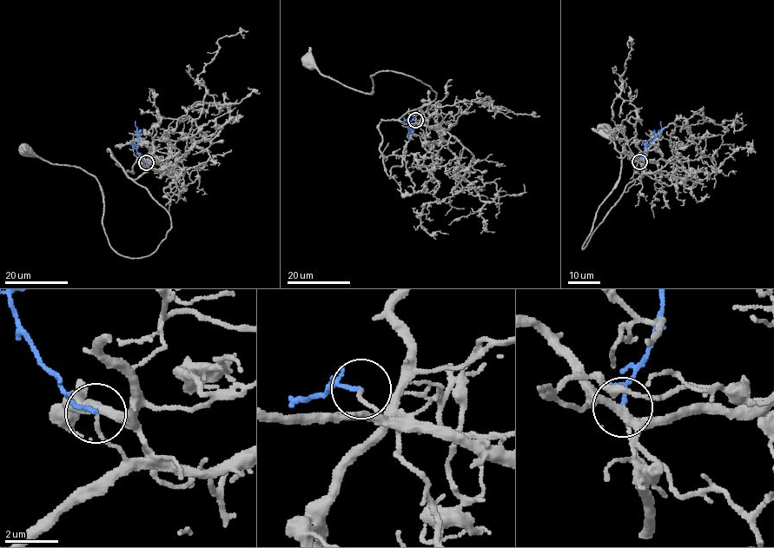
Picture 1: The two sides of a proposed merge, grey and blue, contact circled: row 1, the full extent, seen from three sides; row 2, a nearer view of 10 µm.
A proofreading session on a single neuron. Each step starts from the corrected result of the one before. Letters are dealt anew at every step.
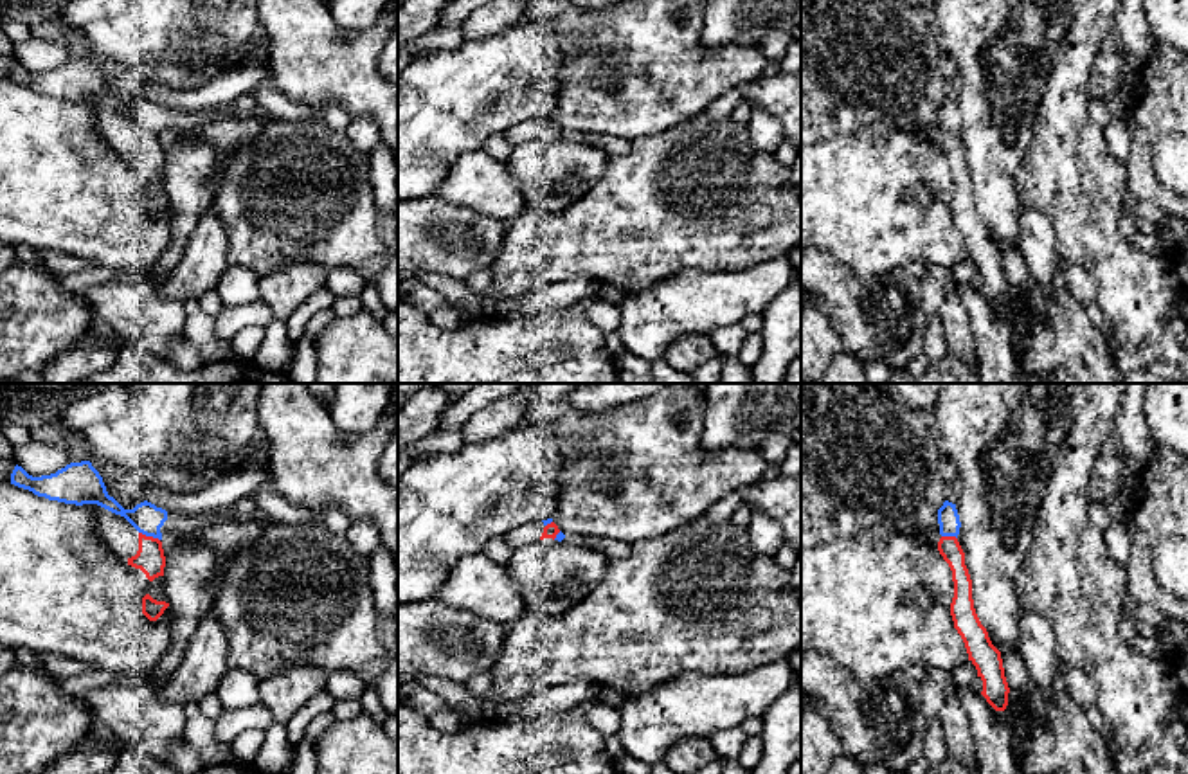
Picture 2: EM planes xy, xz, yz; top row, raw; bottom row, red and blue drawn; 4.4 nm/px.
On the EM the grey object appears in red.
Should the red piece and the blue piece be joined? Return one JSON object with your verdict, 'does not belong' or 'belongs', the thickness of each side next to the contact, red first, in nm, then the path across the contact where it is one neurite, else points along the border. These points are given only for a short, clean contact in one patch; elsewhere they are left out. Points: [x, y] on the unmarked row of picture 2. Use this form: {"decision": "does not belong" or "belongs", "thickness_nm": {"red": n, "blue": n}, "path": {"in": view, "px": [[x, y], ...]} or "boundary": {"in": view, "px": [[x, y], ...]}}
{"decision": "belongs", "thickness_nm": {"red": 130, "blue": 140}}

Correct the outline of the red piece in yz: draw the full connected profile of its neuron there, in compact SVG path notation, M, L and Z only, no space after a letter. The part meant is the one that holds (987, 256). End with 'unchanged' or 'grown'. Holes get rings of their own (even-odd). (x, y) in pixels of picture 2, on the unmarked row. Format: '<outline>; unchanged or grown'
M945 97L938 106L940 139L938 148L952 167L954 194L950 212L954 225L961 232L968 257L976 263L983 277L981 292L995 308L1008 302L1008 279L1004 274L1001 248L992 241L986 225L981 221L972 196L972 176L965 162L965 149L958 139L959 112L956 101Z; grown

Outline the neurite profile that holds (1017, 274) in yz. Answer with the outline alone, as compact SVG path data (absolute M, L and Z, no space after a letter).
M1004 241L999 245L999 248L1001 248L1008 284L1013 292L1022 295L1026 292L1026 286L1030 281L1030 270L1028 270L1026 263L1022 261L1022 256L1021 256L1017 245Z

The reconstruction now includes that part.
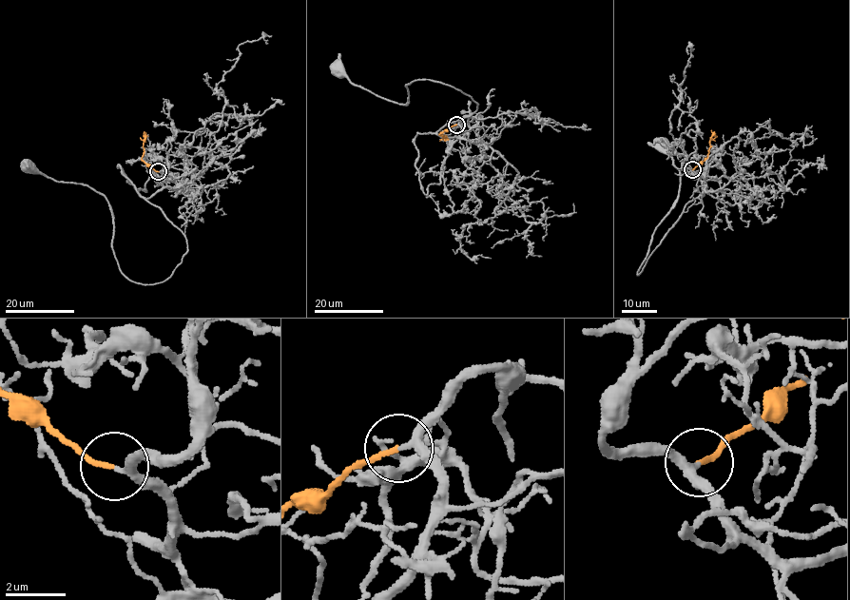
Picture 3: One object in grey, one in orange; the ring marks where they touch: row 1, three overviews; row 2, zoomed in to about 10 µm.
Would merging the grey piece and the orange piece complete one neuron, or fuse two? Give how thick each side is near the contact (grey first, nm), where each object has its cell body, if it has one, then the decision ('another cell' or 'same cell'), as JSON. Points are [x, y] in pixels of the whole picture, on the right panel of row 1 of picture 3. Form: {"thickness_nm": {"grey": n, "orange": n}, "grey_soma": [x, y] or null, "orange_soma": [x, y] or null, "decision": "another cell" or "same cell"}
{"thickness_nm": {"grey": 220, "orange": 150}, "grey_soma": [664, 145], "orange_soma": null, "decision": "same cell"}

